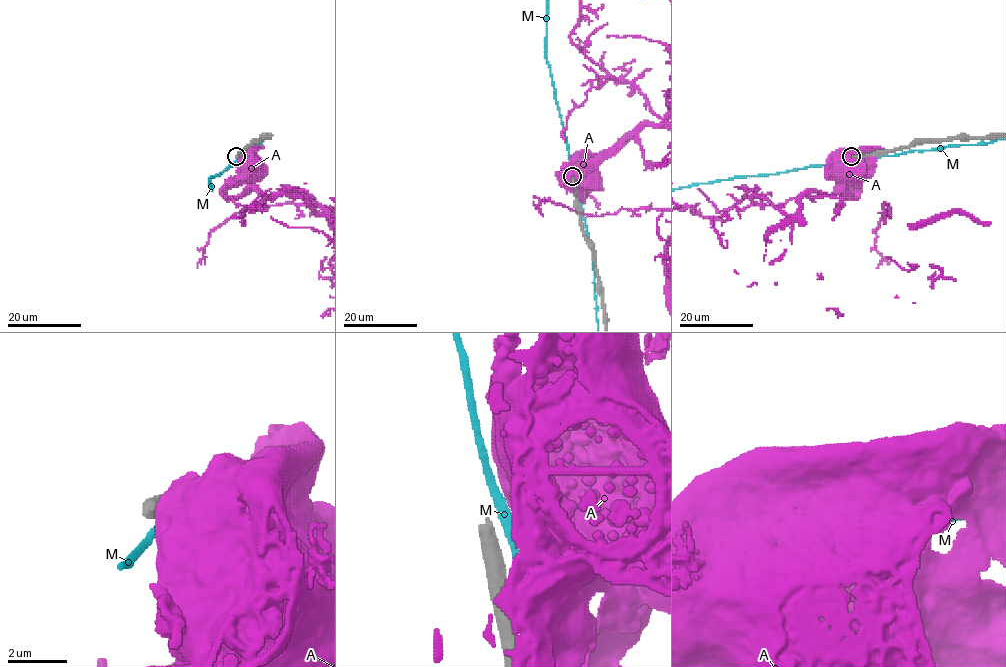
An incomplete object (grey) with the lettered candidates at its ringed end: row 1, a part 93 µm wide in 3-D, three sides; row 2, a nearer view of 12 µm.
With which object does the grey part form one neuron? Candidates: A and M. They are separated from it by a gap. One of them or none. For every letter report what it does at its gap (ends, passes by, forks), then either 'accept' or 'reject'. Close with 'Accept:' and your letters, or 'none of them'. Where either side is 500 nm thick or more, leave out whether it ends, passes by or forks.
A: reject
M: it passes by | reject
Accept: none of them

